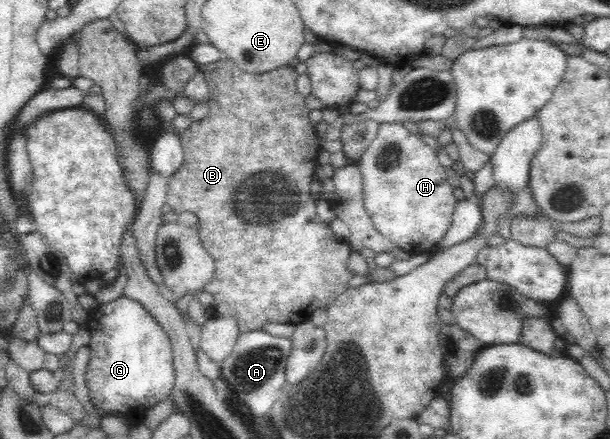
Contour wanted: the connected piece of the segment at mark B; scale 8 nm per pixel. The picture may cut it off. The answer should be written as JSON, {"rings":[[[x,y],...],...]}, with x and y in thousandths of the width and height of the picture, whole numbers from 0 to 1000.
{"rings":[[[367,130],[352,141],[326,153],[326,166],[338,178],[341,200],[344,200],[344,221],[339,230],[343,255],[333,271],[316,273],[308,294],[293,301],[302,353],[298,380],[282,403],[275,403],[272,462],[290,490],[300,481],[315,481],[325,494],[320,515],[325,538],[354,601],[351,636],[331,663],[351,672],[351,686],[344,702],[349,704],[348,718],[384,720],[390,729],[393,759],[428,752],[436,736],[485,738],[500,733],[508,724],[511,708],[538,699],[554,672],[569,663],[569,647],[580,629],[580,622],[569,608],[570,588],[577,574],[572,551],[551,535],[539,510],[525,499],[516,474],[518,446],[508,437],[525,344],[521,308],[505,269],[510,248],[502,239],[498,216],[489,210],[485,196],[489,166],[472,146],[438,166],[413,169],[385,153],[380,139]]]}

